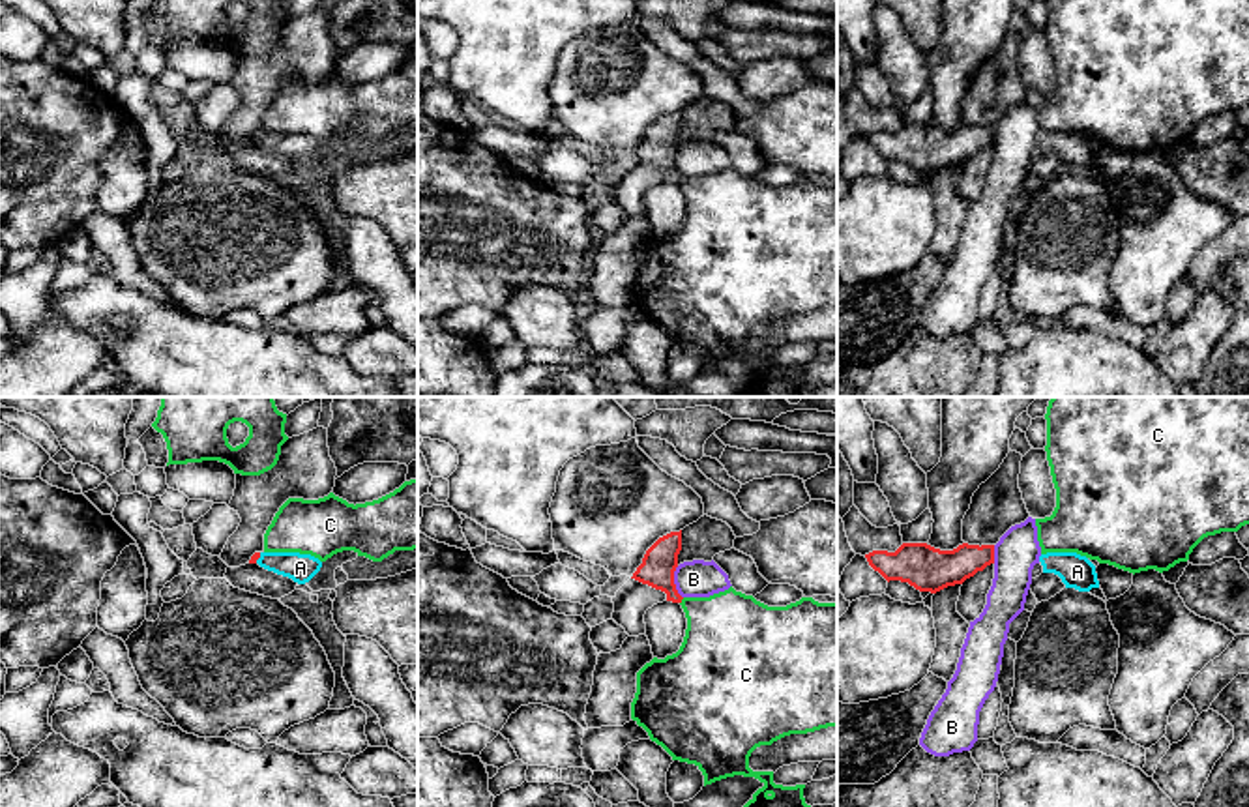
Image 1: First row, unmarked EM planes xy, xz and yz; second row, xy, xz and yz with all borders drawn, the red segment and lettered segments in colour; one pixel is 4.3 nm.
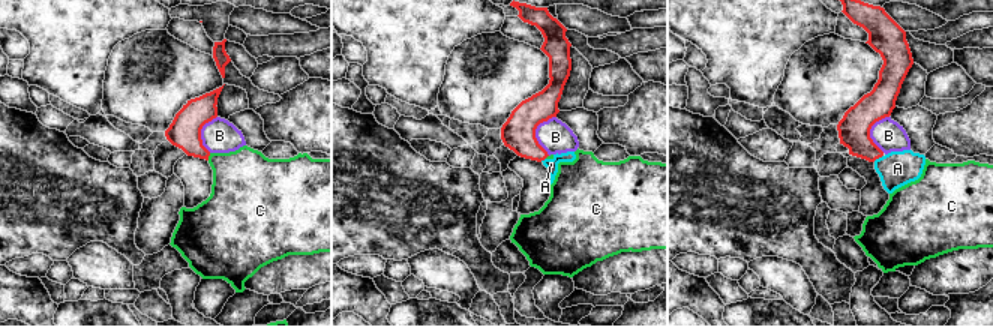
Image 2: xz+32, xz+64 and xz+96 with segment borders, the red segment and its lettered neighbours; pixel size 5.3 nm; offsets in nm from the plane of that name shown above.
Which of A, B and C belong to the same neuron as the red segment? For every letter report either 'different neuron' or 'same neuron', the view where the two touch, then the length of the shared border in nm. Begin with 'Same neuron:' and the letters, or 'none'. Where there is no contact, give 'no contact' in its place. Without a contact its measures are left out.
Same neuron: A
A: same neuron; meets red in xy; contact 50 nm long
B: different neuron; meets red in xz; contact 150 nm long
C: different neuron; meets red in xz; contact 40 nm long

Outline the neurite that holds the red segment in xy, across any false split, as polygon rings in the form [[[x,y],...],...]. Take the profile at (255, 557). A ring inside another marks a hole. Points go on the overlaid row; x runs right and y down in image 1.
[[[255,552],[249,564],[288,577],[298,584],[309,582],[322,567],[322,562],[311,554],[300,552]]]

